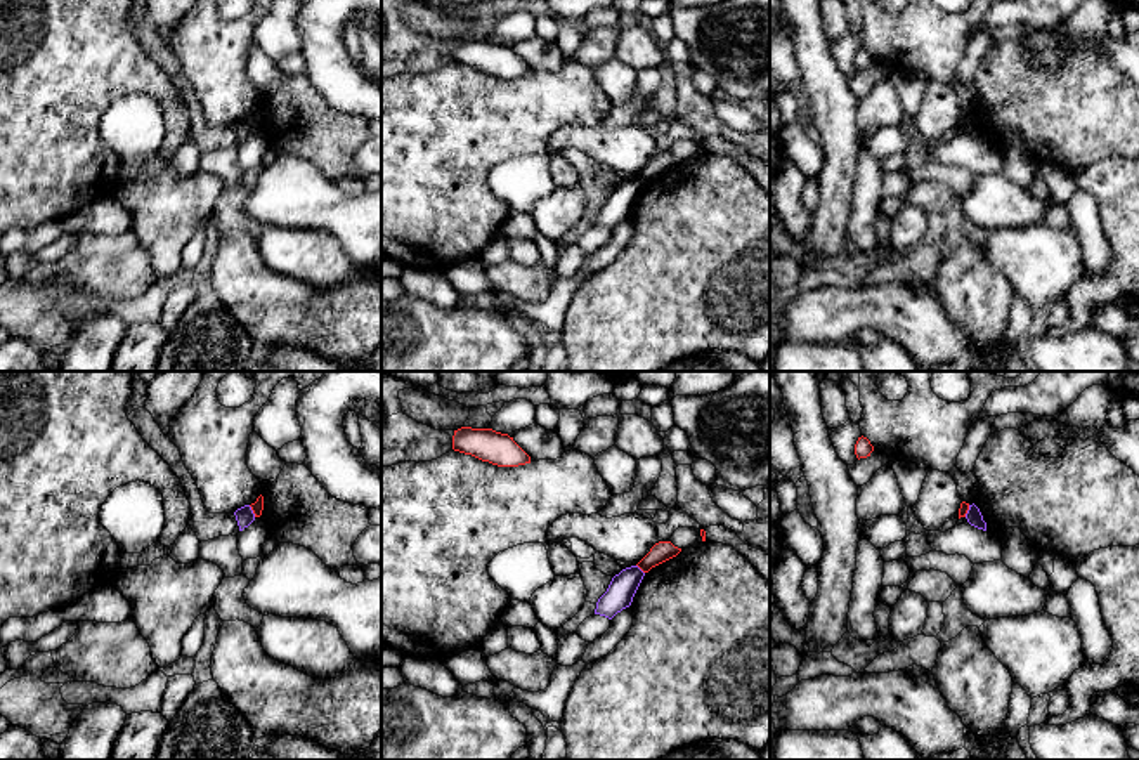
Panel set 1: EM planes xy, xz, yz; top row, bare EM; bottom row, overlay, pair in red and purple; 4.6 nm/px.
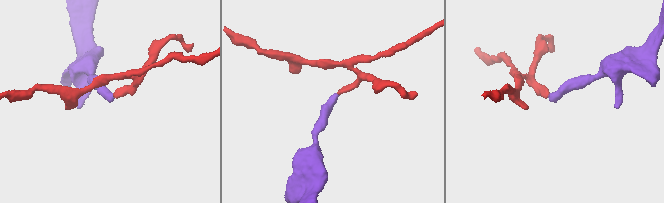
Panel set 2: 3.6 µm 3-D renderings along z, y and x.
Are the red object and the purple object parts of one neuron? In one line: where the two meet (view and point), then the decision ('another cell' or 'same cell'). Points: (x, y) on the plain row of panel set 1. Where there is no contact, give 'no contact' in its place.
xy (252, 120) | another cell

